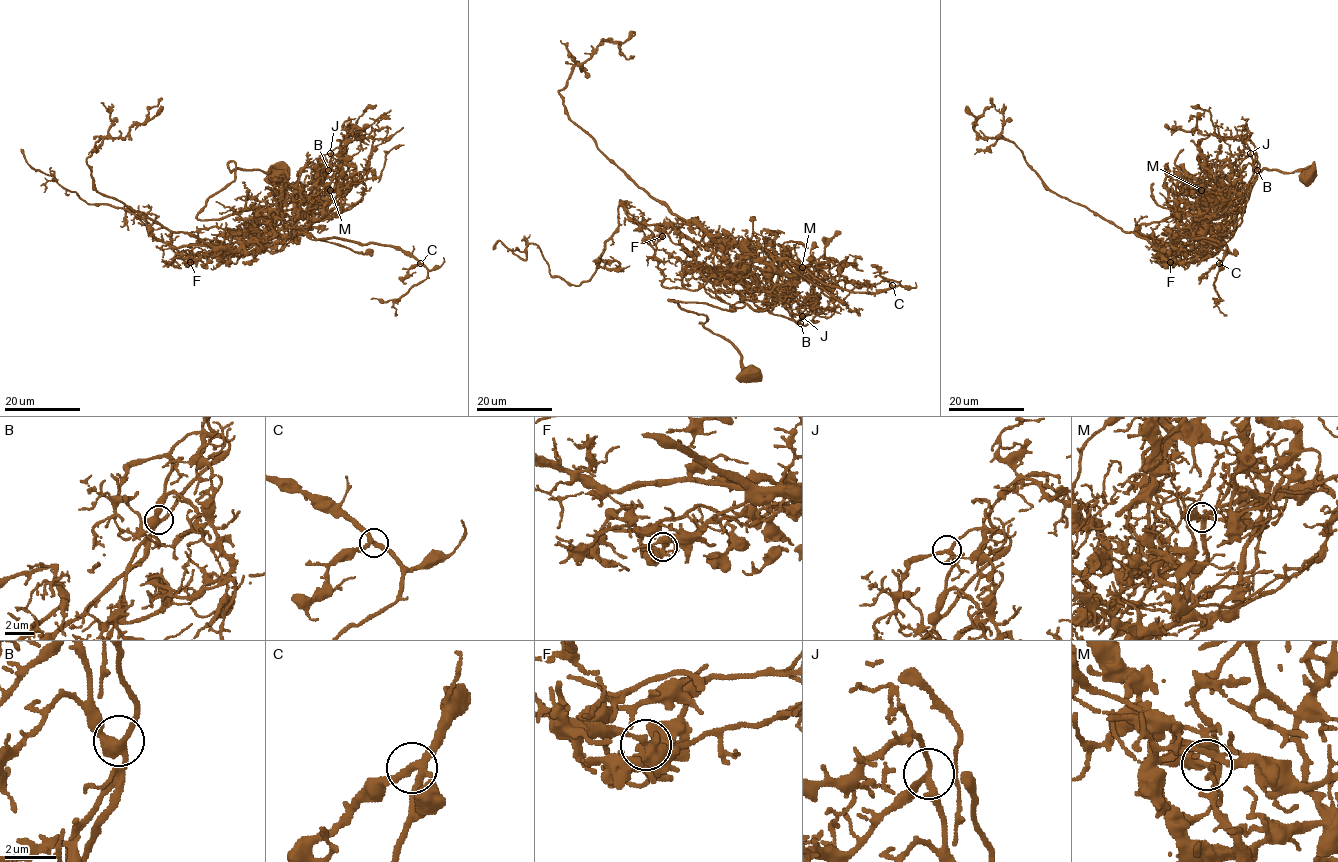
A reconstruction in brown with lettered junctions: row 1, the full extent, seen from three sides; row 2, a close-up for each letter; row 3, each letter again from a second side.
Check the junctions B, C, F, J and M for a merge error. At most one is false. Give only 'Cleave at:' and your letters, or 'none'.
Cleave at: F

